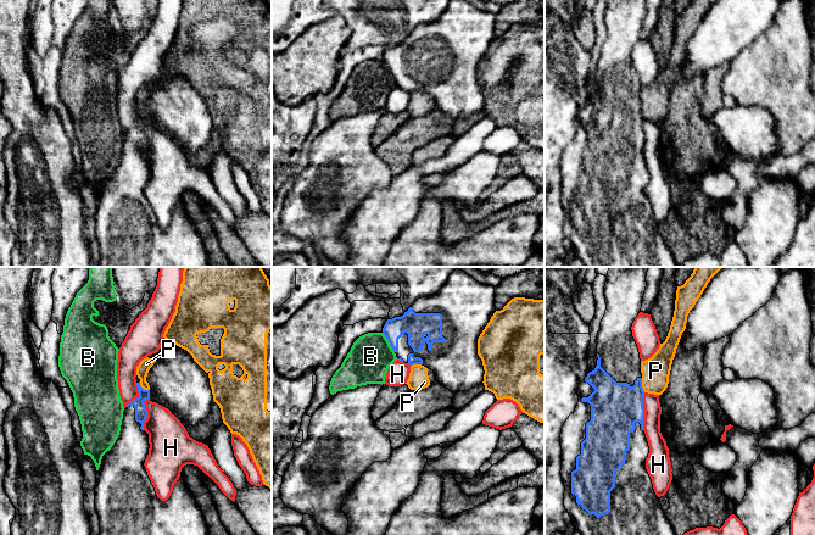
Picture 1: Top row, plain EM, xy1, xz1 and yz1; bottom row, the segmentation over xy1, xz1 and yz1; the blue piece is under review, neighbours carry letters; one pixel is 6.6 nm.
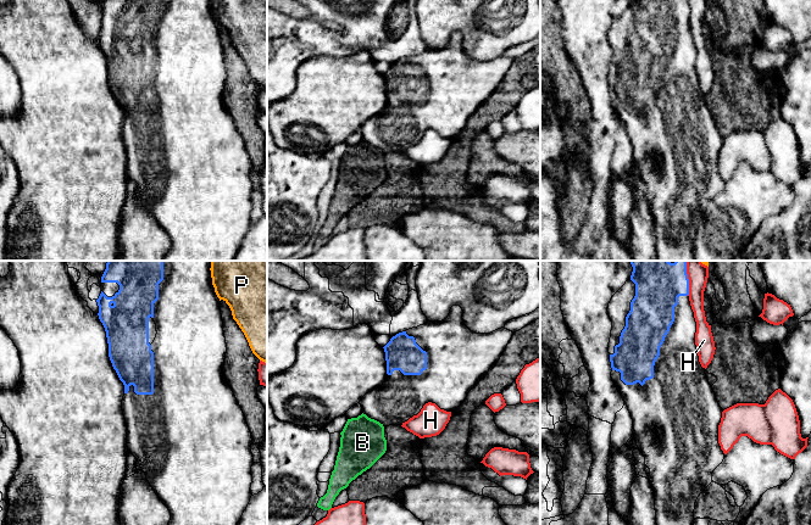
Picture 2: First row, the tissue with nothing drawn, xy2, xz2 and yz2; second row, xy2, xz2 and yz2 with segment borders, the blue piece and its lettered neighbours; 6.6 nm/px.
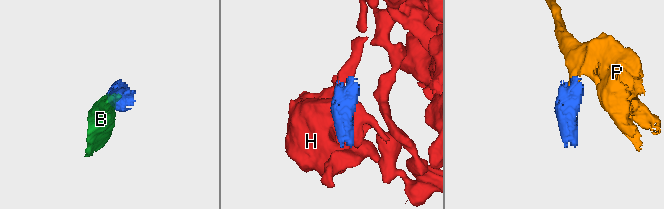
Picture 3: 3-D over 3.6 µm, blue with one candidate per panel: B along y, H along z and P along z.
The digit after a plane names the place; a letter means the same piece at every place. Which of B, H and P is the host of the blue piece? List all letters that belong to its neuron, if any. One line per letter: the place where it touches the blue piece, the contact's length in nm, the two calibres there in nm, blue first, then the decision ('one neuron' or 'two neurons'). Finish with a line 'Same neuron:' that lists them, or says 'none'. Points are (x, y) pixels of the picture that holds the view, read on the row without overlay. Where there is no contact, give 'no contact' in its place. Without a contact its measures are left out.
B: contact xz1 (389, 68); length 160 nm; calibres 160 and 280 nm; two neurons
H: contact yz1 (643, 138); length 240 nm; calibres 320 and 120 nm; two neurons
P: contact yz1 (641, 112); length 100 nm; calibres 320 and 190 nm; two neurons
Same neuron: none

